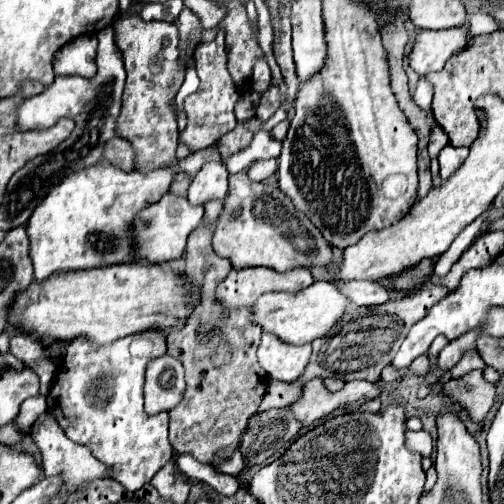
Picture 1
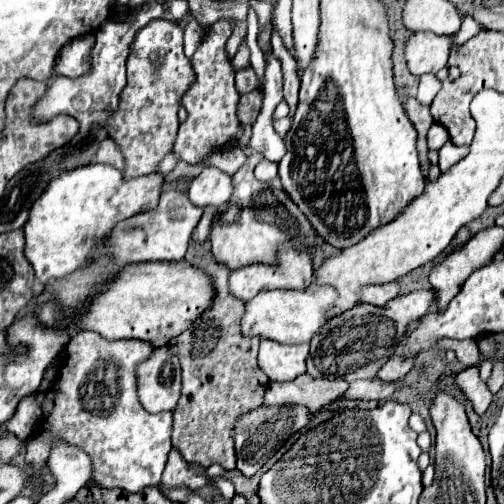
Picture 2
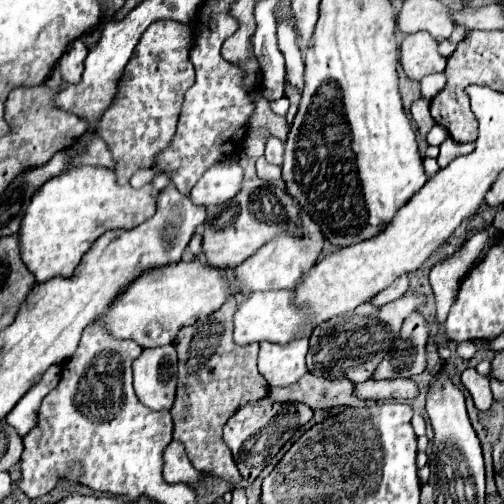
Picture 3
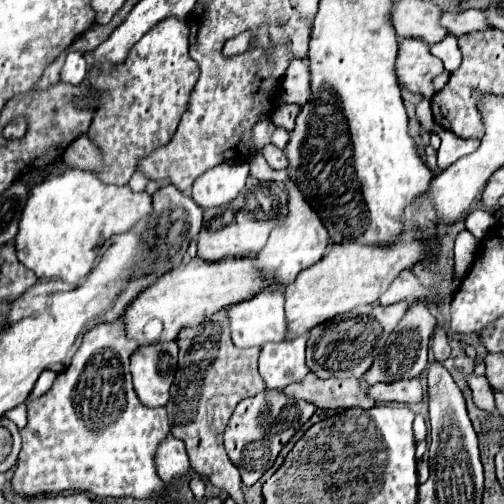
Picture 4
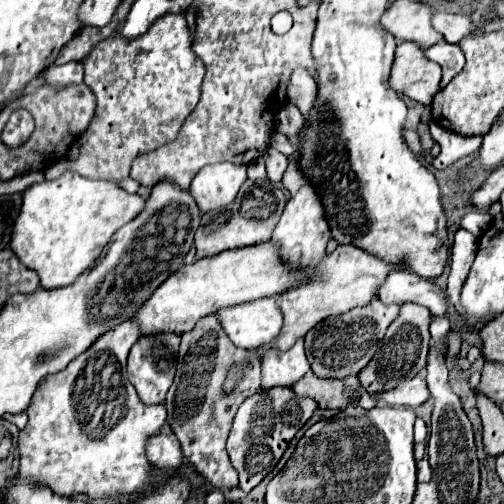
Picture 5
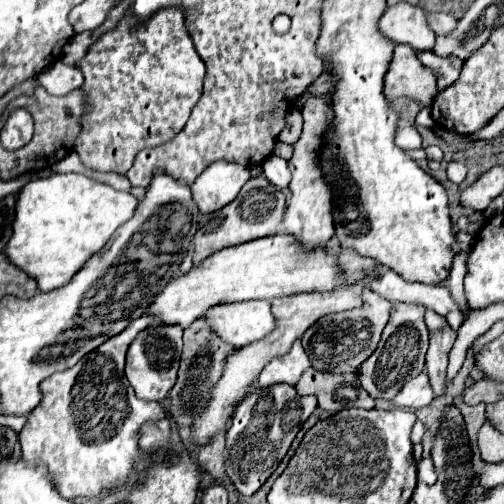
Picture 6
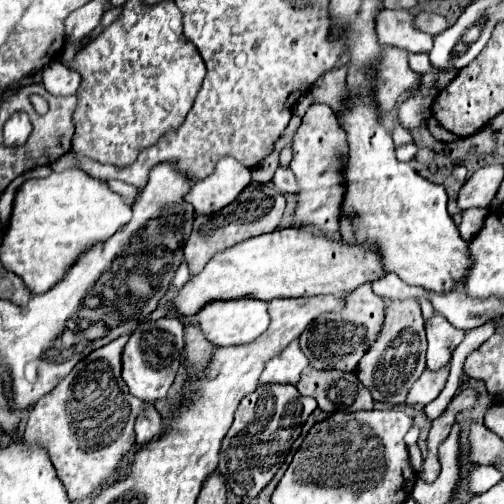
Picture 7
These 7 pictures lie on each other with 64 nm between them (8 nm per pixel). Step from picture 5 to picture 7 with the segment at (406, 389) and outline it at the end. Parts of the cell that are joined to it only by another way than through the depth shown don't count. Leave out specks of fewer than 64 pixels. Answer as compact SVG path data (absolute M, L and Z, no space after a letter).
M446 364L444 368L440 368L436 372L426 370L416 380L416 384L410 388L410 394L408 394L406 404L412 406L412 404L428 404L428 402L432 402L444 390L446 380L448 380L448 374L450 374L450 364Z

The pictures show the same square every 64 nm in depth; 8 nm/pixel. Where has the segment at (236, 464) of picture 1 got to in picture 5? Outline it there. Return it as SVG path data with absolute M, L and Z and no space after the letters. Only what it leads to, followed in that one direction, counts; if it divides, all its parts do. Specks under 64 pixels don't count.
M164 424L152 440L148 440L148 460L168 474L182 466L182 448L168 424Z

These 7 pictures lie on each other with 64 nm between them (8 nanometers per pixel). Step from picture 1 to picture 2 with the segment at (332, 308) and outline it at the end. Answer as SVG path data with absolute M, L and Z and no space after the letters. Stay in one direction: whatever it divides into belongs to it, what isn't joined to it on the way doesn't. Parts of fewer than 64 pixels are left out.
M308 288L308 290L272 290L260 292L254 300L246 302L242 316L242 334L276 340L280 344L310 342L310 338L328 322L326 310L336 300L334 288Z

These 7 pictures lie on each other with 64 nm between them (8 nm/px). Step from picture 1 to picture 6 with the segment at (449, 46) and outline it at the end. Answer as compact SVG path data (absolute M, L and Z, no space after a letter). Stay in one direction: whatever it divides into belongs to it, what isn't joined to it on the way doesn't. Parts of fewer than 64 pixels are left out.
M396 44L392 64L384 76L384 96L390 100L408 96L430 106L436 92L436 76L418 62L416 50L406 44Z

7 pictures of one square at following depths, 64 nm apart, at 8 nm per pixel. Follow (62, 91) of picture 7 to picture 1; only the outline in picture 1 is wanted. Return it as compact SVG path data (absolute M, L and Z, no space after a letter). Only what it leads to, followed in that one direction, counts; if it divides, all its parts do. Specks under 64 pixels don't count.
M78 36L76 40L64 44L54 60L54 72L58 76L84 76L92 78L96 74L96 46L94 36Z

